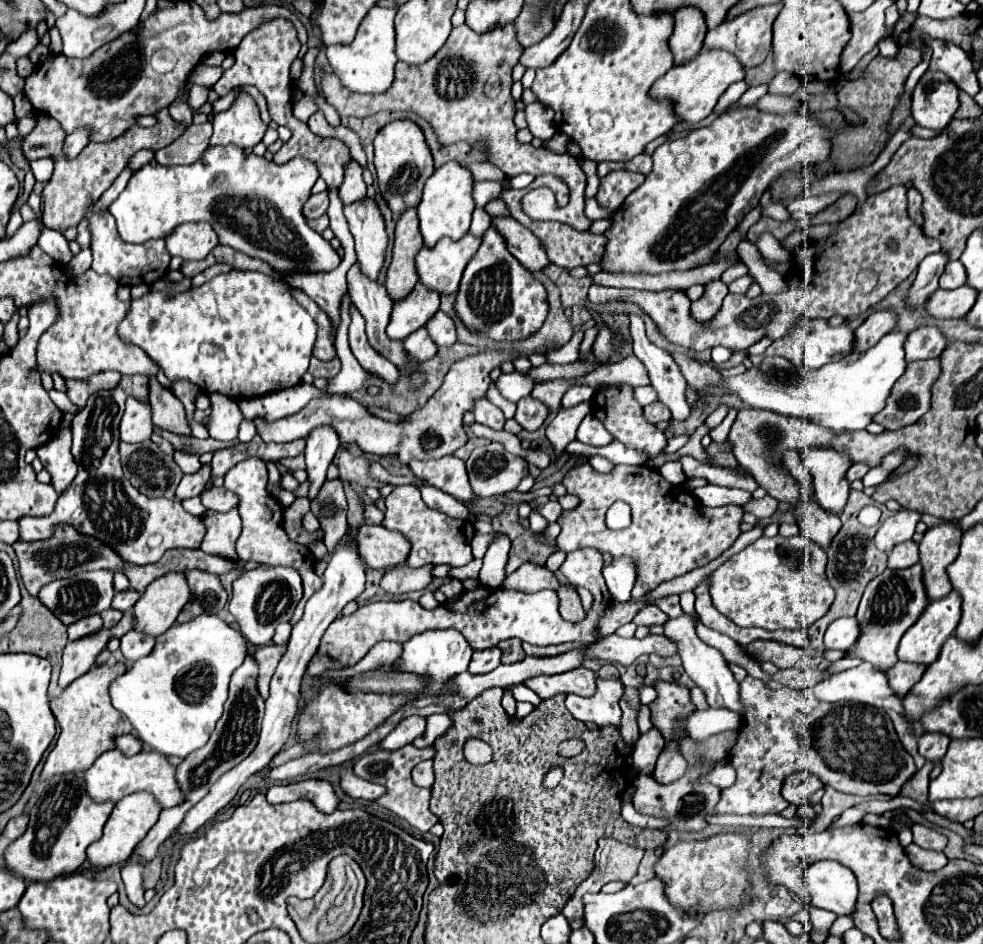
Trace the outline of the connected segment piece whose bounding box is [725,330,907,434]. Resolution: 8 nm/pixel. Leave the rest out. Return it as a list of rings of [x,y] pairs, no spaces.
[[[891,330],[873,348],[857,354],[851,352],[839,362],[831,362],[815,372],[795,368],[785,358],[765,358],[759,368],[751,368],[741,376],[727,378],[727,388],[739,394],[751,408],[771,410],[783,416],[799,416],[807,420],[817,420],[819,424],[831,428],[835,434],[841,430],[863,430],[873,414],[885,406],[893,384],[905,372],[907,360],[903,344],[907,334],[901,330]]]

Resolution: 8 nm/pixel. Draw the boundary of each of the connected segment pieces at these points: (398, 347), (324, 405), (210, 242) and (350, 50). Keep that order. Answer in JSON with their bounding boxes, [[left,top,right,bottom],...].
[[347,264,411,370],[255,350,509,466],[167,222,219,260],[327,6,395,94]]

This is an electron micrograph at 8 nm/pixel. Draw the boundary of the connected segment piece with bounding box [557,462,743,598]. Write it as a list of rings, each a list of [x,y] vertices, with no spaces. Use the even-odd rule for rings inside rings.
[[[585,462],[565,474],[563,486],[569,494],[579,496],[581,504],[571,512],[561,514],[559,524],[563,530],[557,538],[557,546],[563,552],[589,547],[597,548],[599,552],[609,552],[613,558],[623,554],[635,558],[637,582],[633,588],[633,598],[643,598],[661,582],[673,580],[691,572],[693,568],[709,564],[741,534],[741,508],[705,508],[687,490],[683,490],[681,484],[669,484],[657,470],[647,466],[619,464],[613,472],[601,474]],[[617,500],[623,500],[631,506],[633,522],[629,528],[609,530],[605,526],[605,512]]]

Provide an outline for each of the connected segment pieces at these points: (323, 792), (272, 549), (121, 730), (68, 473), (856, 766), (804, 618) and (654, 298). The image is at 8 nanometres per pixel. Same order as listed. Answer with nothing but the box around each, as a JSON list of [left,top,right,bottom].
[[267,780,339,814],[225,458,321,624],[41,664,131,780],[37,430,77,494],[715,676,917,814],[711,534,835,630],[589,186,941,350]]

